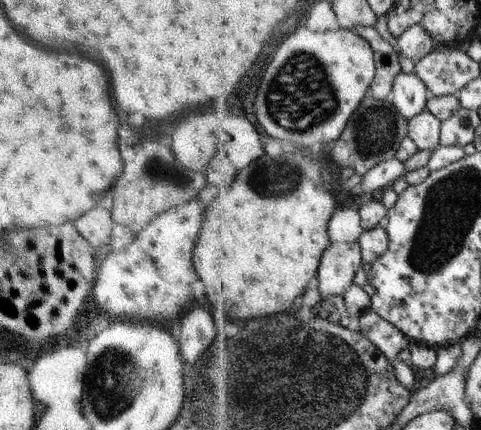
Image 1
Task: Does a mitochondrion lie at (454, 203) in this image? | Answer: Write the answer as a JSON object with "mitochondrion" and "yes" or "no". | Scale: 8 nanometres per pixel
{"mitochondrion":"yes"}

